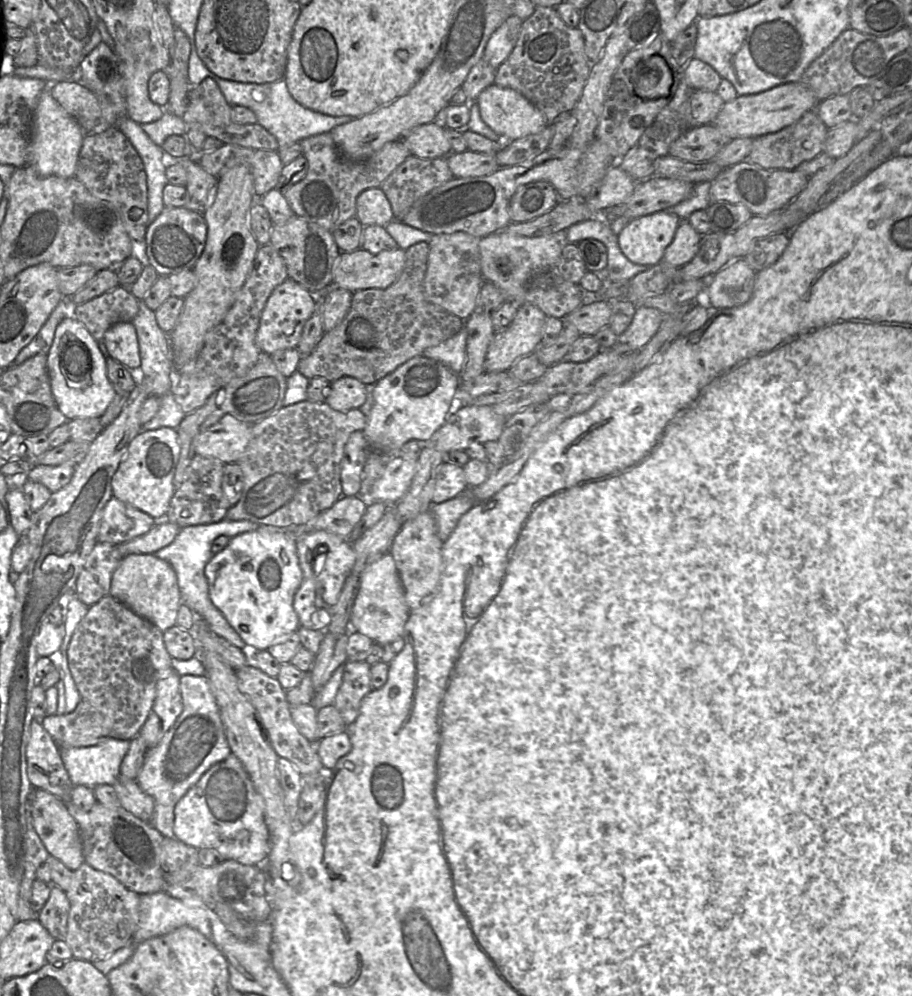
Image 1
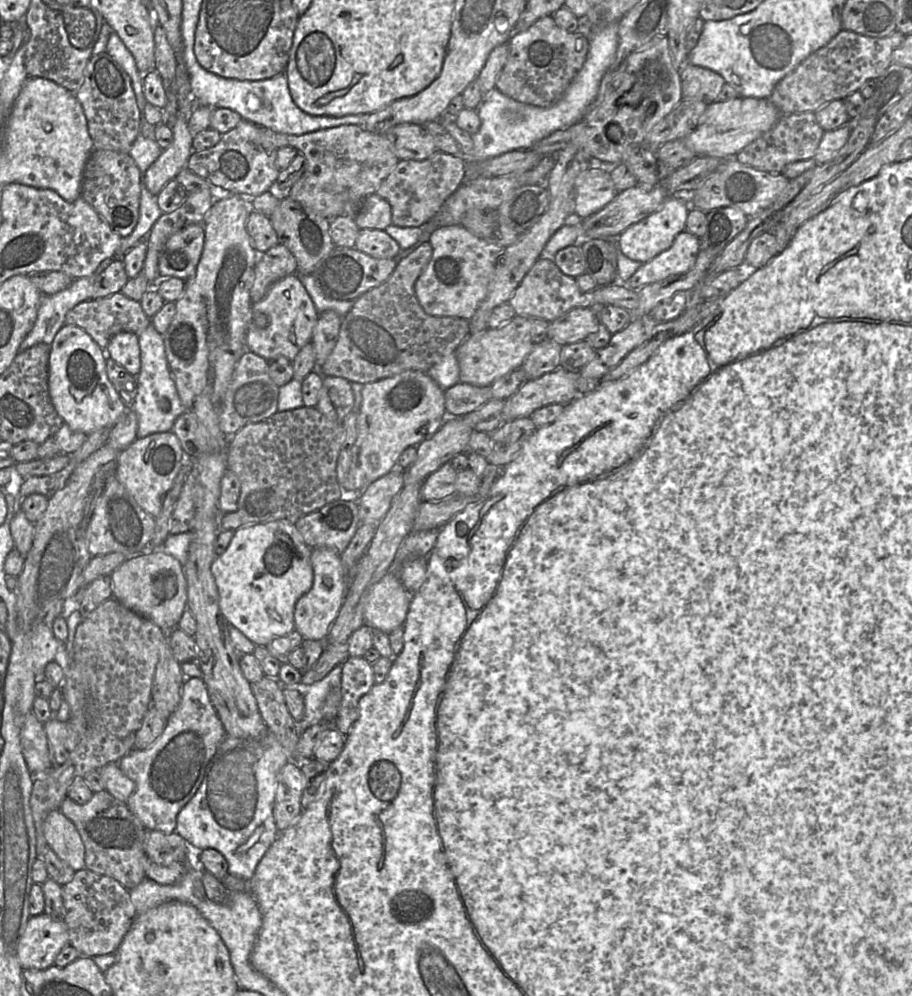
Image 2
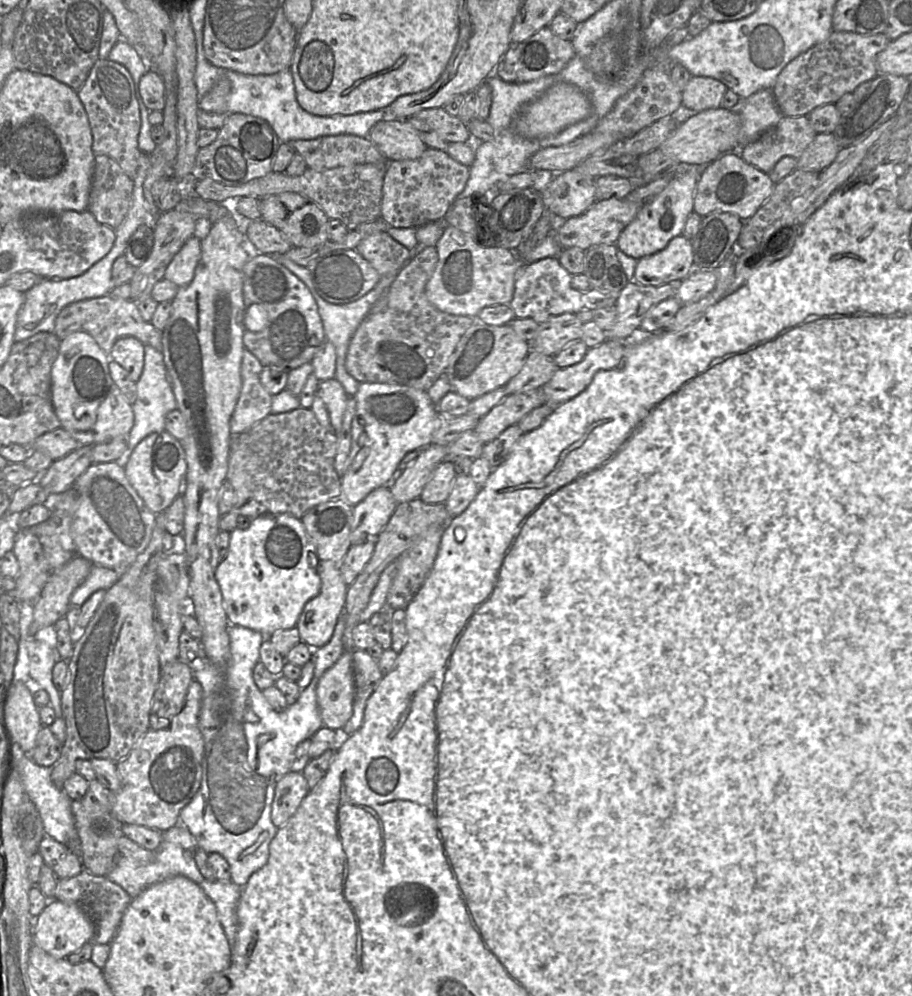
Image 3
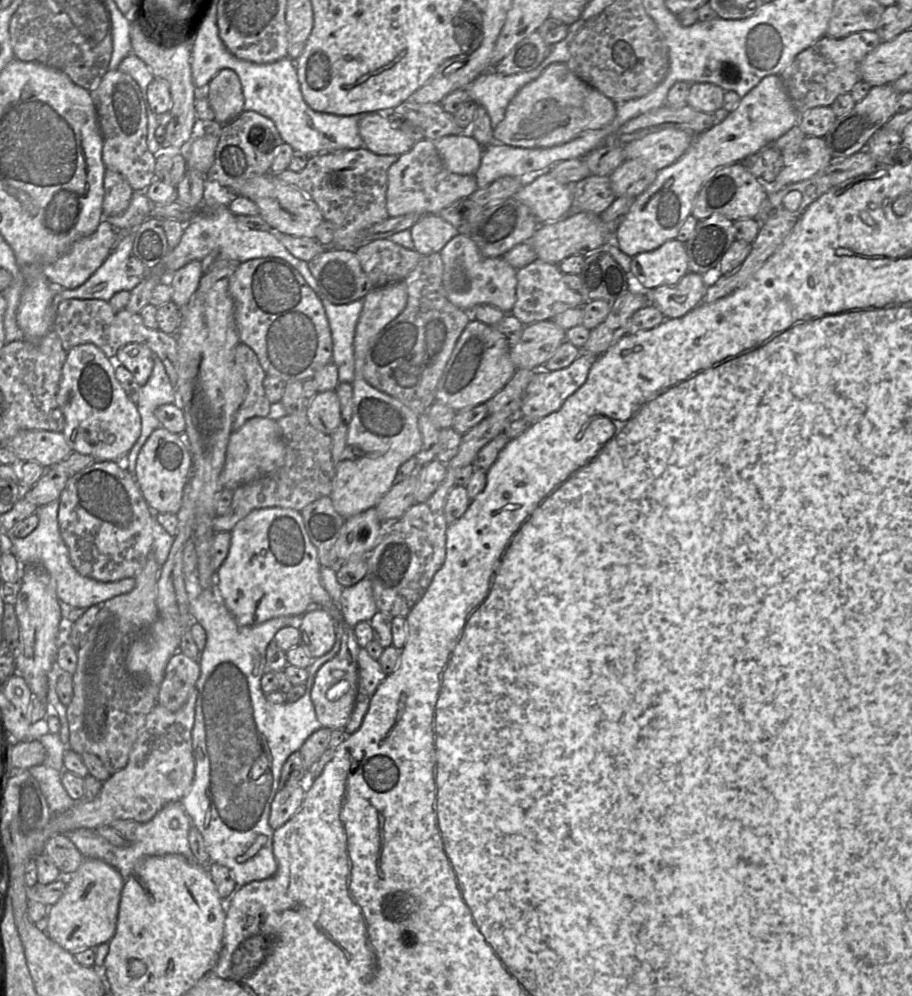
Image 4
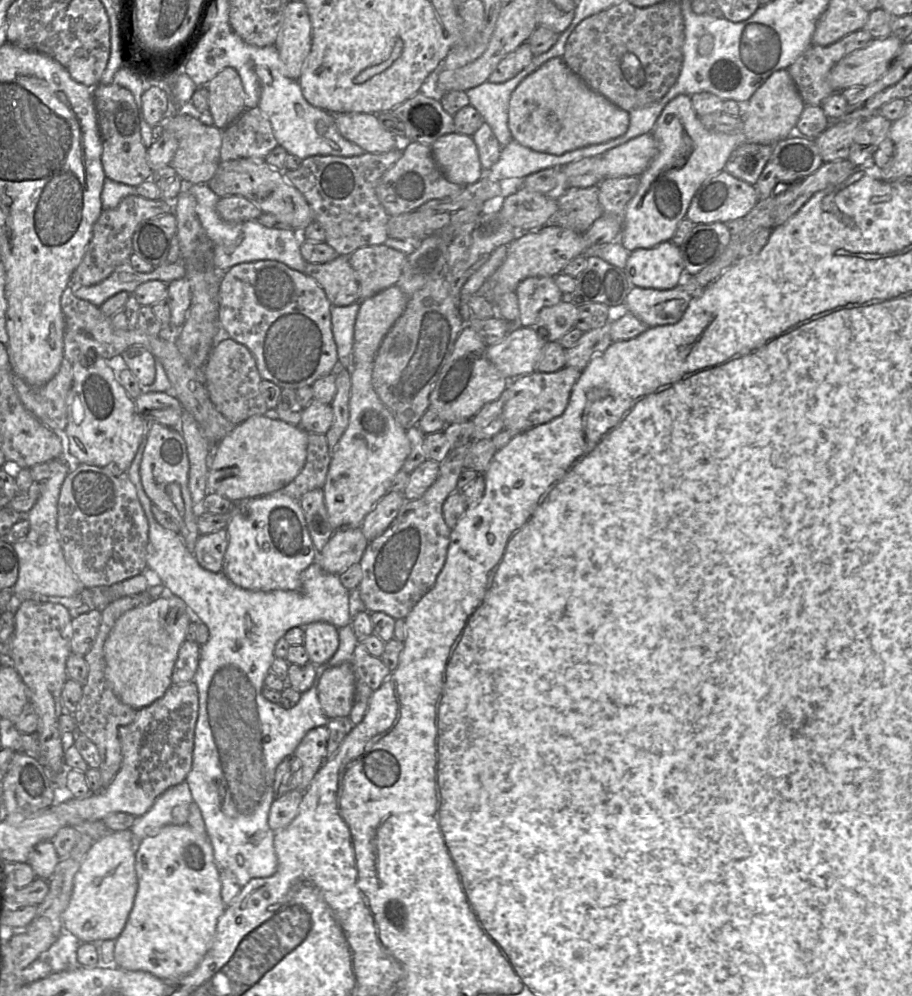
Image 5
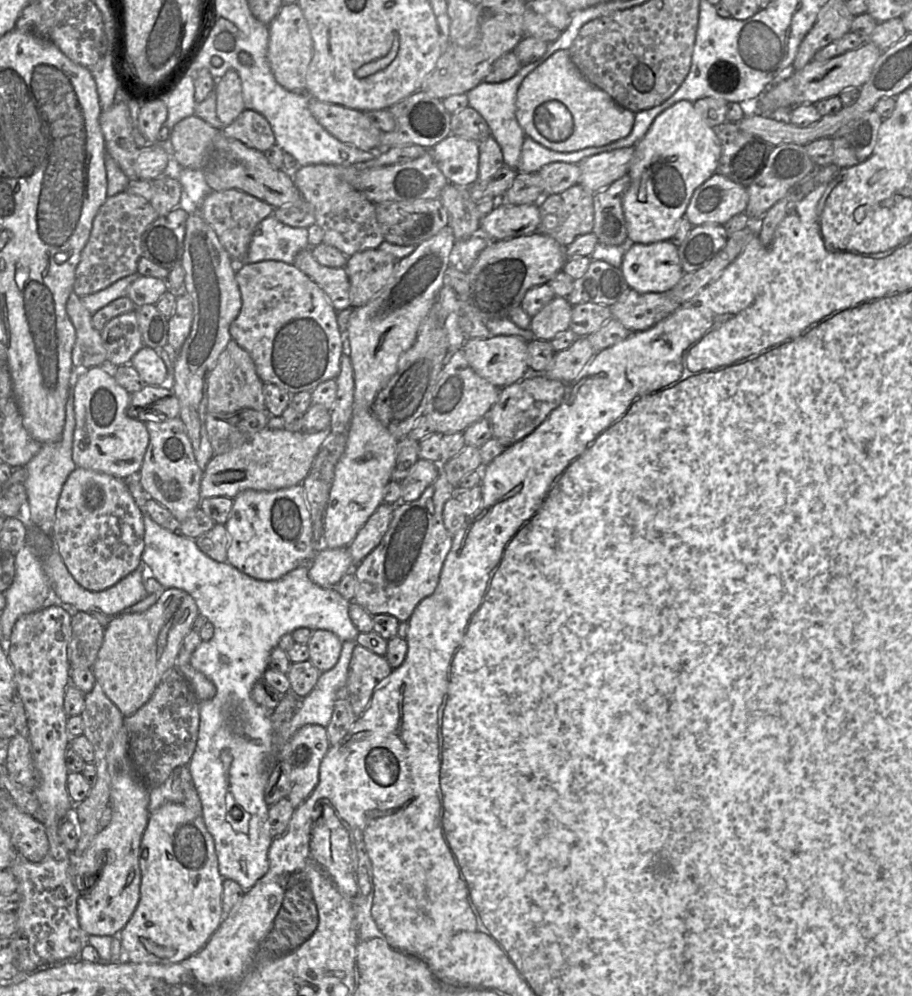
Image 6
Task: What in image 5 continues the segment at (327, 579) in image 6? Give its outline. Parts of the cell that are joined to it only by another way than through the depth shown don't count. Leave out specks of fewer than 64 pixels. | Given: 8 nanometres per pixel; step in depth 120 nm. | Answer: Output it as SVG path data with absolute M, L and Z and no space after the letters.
M361 527L336 530L324 548L316 554L313 563L318 563L328 573L339 575L348 567L360 563L368 544L369 541L363 535Z

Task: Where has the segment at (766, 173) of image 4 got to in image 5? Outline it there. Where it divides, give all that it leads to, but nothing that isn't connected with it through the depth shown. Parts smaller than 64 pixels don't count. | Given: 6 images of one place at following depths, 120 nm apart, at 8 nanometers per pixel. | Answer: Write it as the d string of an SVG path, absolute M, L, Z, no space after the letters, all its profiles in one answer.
M746 143L730 155L724 171L754 186L773 152L773 145Z

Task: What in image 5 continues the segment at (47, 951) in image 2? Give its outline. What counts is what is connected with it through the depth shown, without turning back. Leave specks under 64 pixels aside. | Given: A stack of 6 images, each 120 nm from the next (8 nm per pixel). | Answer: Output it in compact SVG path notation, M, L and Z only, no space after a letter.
M131 829L110 832L93 843L74 877L68 907L62 914L62 930L88 943L116 940L122 933L138 890L135 869L138 840Z

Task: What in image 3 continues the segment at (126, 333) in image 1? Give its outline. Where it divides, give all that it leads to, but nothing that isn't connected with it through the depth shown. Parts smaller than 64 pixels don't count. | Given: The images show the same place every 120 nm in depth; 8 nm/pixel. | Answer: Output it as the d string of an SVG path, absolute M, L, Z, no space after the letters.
M119 338L108 355L129 373L131 380L136 383L140 379L144 367L144 344L137 338Z

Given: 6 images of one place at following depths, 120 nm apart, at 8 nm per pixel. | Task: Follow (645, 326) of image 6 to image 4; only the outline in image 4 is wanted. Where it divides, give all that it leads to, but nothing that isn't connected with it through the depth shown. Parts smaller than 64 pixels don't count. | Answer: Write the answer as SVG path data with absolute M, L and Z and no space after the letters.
M688 272L674 285L647 290L649 304L661 311L665 319L683 317L702 302L708 279L709 276Z

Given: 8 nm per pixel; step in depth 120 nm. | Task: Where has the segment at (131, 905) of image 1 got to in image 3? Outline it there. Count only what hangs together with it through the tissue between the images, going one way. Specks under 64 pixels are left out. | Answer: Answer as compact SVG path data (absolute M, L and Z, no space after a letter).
M84 869L79 875L58 881L55 899L65 903L77 903L95 928L92 942L110 944L120 926L123 915L129 906L131 896L107 876L96 876Z

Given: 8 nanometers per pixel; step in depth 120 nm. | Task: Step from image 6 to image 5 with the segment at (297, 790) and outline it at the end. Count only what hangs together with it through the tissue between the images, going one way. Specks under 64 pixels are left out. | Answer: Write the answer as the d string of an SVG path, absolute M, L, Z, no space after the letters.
M326 726L311 729L302 739L294 755L301 762L300 784L295 790L306 790L326 759L329 731Z

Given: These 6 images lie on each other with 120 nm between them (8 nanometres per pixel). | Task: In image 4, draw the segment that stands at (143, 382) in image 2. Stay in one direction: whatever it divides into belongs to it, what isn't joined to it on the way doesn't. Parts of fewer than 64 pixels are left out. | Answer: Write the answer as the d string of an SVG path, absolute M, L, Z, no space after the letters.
M154 356L154 365L147 383L140 387L136 403L141 417L141 434L129 453L120 460L125 469L134 476L138 454L151 433L161 427L155 410L164 404L178 404L177 394L172 387L161 360Z

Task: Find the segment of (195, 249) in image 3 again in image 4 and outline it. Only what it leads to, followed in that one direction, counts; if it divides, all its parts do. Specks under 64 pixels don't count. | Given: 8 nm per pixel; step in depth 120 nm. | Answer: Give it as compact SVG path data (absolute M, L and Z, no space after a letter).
M194 260L173 272L167 280L162 280L160 283L169 284L172 287L171 300L178 308L183 309L197 290L205 270L206 267L202 261Z

